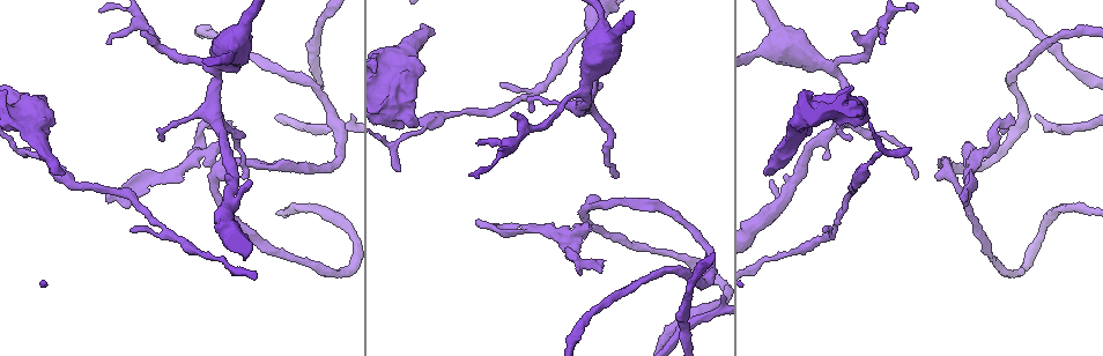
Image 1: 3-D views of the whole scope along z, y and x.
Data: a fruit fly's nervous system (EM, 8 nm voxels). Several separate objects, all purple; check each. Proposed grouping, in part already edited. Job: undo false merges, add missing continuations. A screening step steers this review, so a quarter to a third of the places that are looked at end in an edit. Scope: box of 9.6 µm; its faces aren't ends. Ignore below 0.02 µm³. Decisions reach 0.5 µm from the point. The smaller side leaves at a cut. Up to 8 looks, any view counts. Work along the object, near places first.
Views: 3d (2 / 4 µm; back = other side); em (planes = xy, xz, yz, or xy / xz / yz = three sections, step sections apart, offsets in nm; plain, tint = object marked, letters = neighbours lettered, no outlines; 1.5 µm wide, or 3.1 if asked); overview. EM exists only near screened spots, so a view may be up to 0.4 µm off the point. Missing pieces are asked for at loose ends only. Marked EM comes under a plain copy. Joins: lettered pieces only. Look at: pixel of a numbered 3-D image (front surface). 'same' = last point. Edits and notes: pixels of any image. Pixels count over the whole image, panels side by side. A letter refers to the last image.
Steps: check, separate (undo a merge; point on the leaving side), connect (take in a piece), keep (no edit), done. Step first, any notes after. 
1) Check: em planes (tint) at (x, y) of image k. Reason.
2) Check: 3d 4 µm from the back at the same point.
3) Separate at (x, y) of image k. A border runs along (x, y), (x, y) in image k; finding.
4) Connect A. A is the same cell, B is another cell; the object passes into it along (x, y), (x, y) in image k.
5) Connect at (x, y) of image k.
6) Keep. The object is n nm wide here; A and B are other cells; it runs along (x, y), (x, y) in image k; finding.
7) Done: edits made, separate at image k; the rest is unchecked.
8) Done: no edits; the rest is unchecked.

Check: em xy step 4 (tint) at (422, 131) of image 1. Sudden change in width.

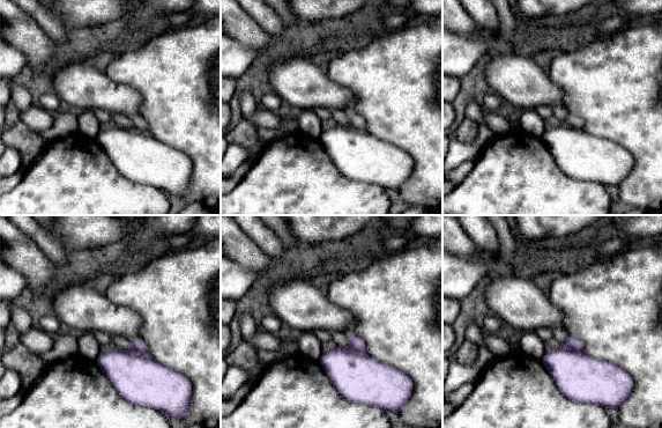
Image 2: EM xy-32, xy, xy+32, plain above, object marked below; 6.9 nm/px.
Check: em planes (letters) at the same point. Another direction.

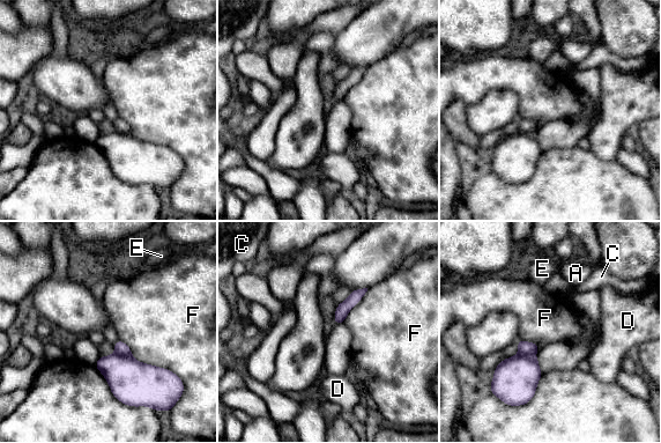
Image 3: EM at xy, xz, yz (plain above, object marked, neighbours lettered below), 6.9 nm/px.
Separate at (120, 347) of image 3. The longest contact is with F, 440 nm; A, C, D, E and F are other cells; a border runs along (116, 352), (131, 356) in image 3; two neurons meet here.

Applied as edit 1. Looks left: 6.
Check: overview. See it whole again.

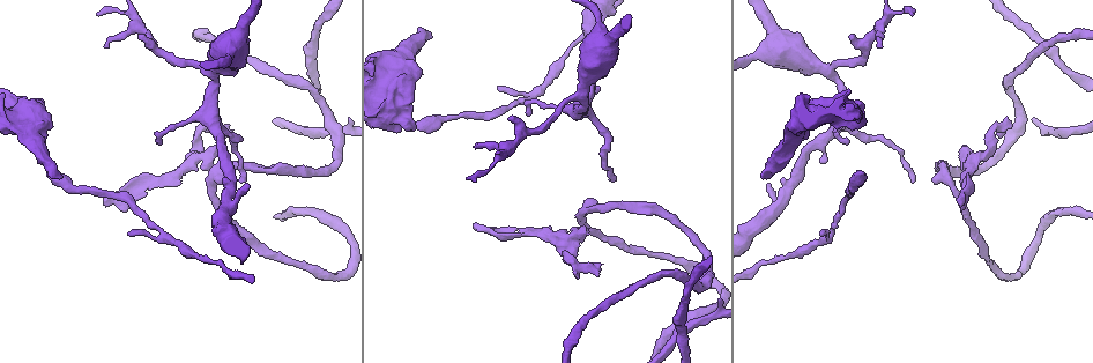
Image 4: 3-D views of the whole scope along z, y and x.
Check: em planes (letters) at (767, 185) of image 4. An open end.

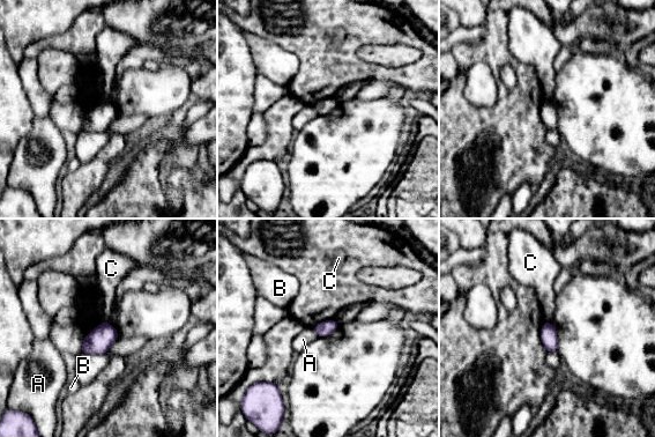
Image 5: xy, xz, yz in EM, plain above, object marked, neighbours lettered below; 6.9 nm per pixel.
Keep. A, B and C are other cells; a border runs along (545, 320), (551, 323) in image 5; no lettered piece goes on from it.

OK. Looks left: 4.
Check: 3d 2 µm at (475, 230) of image 4. Free end.

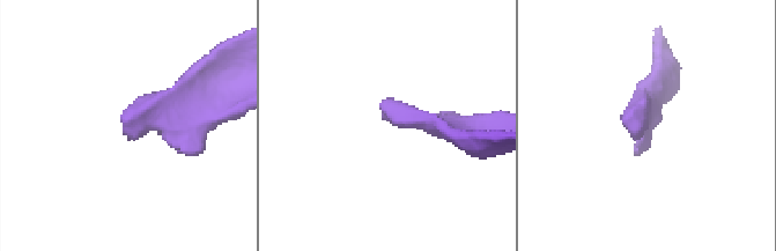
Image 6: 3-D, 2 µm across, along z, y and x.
Check: em yz step 8 (letters) at (642, 134) of image 6. Now the EM.

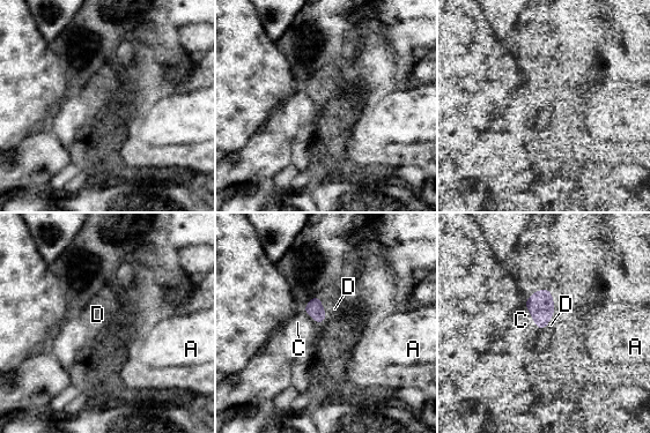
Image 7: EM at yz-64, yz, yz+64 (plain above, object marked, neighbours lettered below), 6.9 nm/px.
Check: em planes (letters) at the same point.

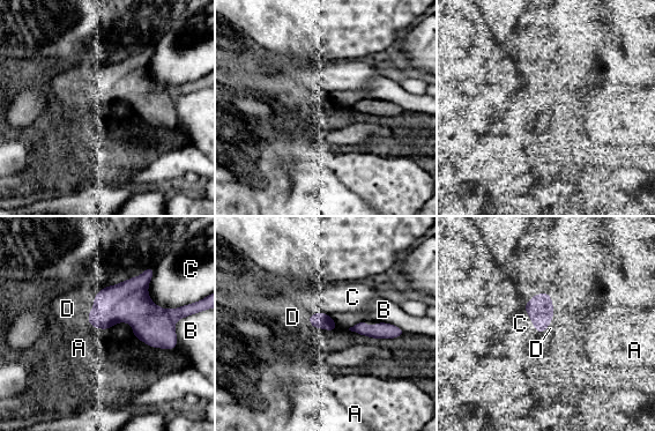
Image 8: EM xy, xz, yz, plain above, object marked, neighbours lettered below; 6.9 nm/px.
Connect D. D is the same cell, A, B and C are other cells; it goes on there.

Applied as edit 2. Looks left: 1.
Done: edits made, separate at image 3, connect at image 8; the rest is unchecked.

